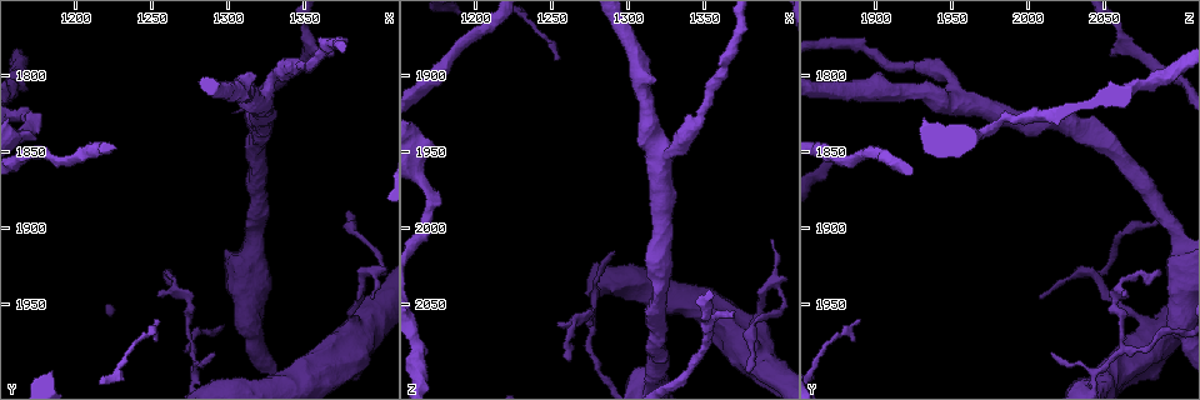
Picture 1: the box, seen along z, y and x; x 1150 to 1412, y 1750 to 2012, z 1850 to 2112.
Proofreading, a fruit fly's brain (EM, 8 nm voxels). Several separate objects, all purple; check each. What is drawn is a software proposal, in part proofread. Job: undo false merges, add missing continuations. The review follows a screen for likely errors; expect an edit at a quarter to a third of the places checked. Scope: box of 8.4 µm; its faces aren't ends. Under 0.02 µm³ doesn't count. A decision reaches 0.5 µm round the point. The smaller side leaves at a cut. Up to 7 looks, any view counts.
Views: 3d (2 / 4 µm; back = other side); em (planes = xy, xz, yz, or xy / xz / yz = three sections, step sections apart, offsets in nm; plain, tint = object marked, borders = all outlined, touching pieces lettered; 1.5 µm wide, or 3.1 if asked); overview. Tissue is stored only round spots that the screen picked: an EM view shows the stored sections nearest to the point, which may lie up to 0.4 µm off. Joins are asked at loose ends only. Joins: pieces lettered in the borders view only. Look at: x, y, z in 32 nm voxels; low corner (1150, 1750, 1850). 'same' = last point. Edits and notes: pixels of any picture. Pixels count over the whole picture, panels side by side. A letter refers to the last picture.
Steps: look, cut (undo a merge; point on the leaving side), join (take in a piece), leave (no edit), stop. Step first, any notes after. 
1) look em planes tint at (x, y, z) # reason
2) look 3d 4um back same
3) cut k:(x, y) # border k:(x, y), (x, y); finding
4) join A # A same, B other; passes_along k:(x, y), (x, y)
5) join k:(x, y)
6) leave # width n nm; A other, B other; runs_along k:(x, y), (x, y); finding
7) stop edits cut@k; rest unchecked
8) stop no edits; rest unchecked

look 3d 2um at (1380, 1888, 2094) # long arm stops here

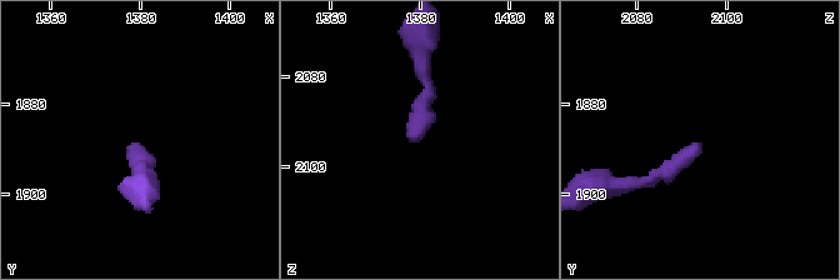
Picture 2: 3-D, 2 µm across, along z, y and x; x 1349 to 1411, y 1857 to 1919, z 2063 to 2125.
look em planes borders at (1380, 1889, 2094)

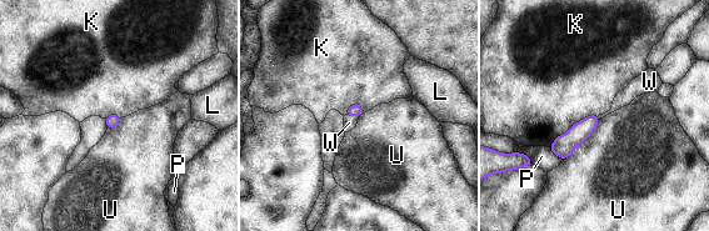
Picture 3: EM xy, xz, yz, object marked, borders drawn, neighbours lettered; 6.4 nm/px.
join W # longest_contact K 380 nm; K other, L other, P other, U other, W same; it goes on there

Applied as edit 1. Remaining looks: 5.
look em yz step 8 tint at (1256, 1942, 2062) # tapers out

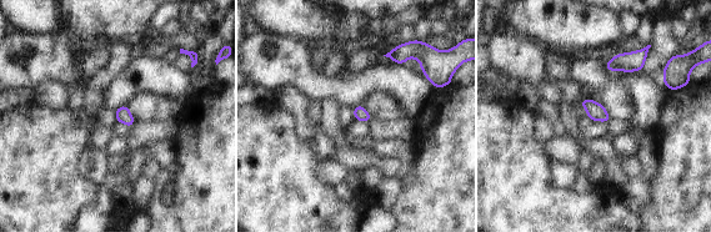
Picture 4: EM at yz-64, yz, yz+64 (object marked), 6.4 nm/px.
look em xz step 4 borders same

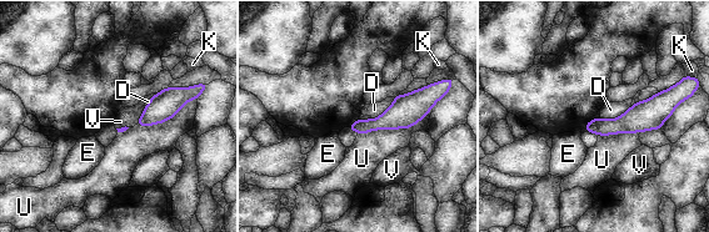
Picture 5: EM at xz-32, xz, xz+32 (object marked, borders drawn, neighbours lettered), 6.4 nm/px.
leave # longest_contact U 500 nm; D other, E other, K other, U other, V other; no lettered piece goes on from it

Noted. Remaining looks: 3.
look em planes borders at (1368, 1784, 2056) # an open end

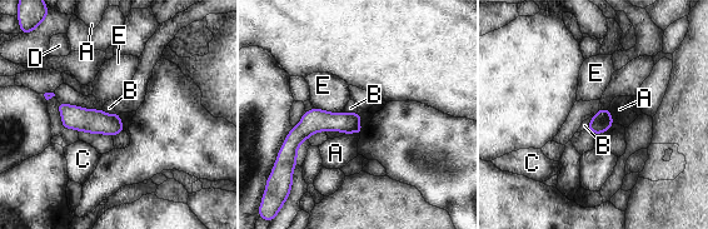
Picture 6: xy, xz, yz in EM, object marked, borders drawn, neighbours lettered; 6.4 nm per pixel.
leave # A other, B other, C other, D other, E other; border 6:(343, 110), (348, 113), (357, 111); no lettered piece goes on from it

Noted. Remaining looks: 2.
stop edits join@3; rest unchecked

